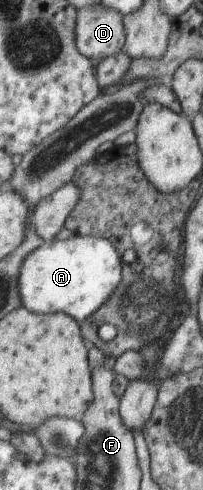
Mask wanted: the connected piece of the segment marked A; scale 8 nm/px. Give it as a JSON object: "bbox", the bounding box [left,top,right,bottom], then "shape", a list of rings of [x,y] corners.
{"bbox":[20,234,124,324],"shape":[[[76,234],[63,241],[46,242],[28,256],[20,271],[20,293],[24,306],[34,313],[70,313],[72,317],[84,324],[110,301],[110,297],[118,291],[122,281],[124,281],[124,259],[116,249],[116,245],[104,237]]]}

